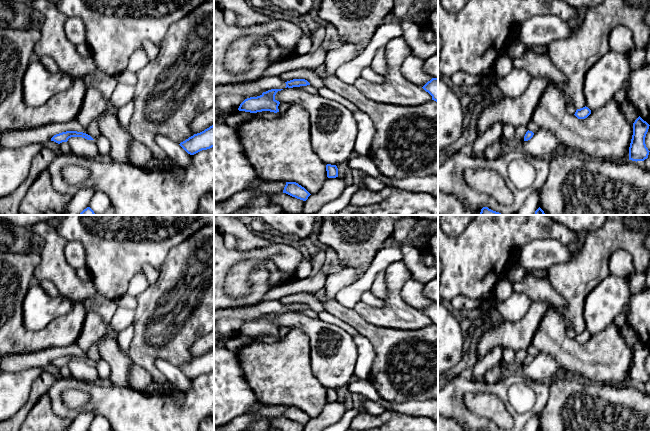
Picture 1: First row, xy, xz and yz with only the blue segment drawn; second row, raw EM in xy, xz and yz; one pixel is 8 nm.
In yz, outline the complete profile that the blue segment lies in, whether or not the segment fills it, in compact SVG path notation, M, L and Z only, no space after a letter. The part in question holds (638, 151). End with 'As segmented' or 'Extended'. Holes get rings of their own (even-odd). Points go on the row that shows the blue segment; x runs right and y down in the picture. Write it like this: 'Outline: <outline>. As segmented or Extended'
Outline: M640 116L633 123L633 135L629 147L629 160L644 161L648 158L649 150L645 144L645 137L649 129L649 124Z. As segmented

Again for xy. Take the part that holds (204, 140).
Outline: M214 125L194 134L179 145L190 155L214 147Z. As segmented

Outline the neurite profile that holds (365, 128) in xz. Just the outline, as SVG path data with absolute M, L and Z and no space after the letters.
M358 109L352 114L357 125L354 152L359 156L368 156L375 136L374 124L366 113Z

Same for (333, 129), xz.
M299 87L285 88L278 91L275 100L300 104L308 112L311 146L323 163L336 166L341 162L347 163L354 151L357 137L357 125L351 111L334 100L318 93L311 94Z

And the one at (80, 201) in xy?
M82 186L73 196L63 215L79 215L84 209L89 207L92 196L96 191L95 187Z

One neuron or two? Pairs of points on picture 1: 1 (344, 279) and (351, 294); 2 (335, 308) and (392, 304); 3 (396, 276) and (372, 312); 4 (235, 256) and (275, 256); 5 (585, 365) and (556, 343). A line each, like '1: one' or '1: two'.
1: two
2: two
3: one
4: one
5: one

